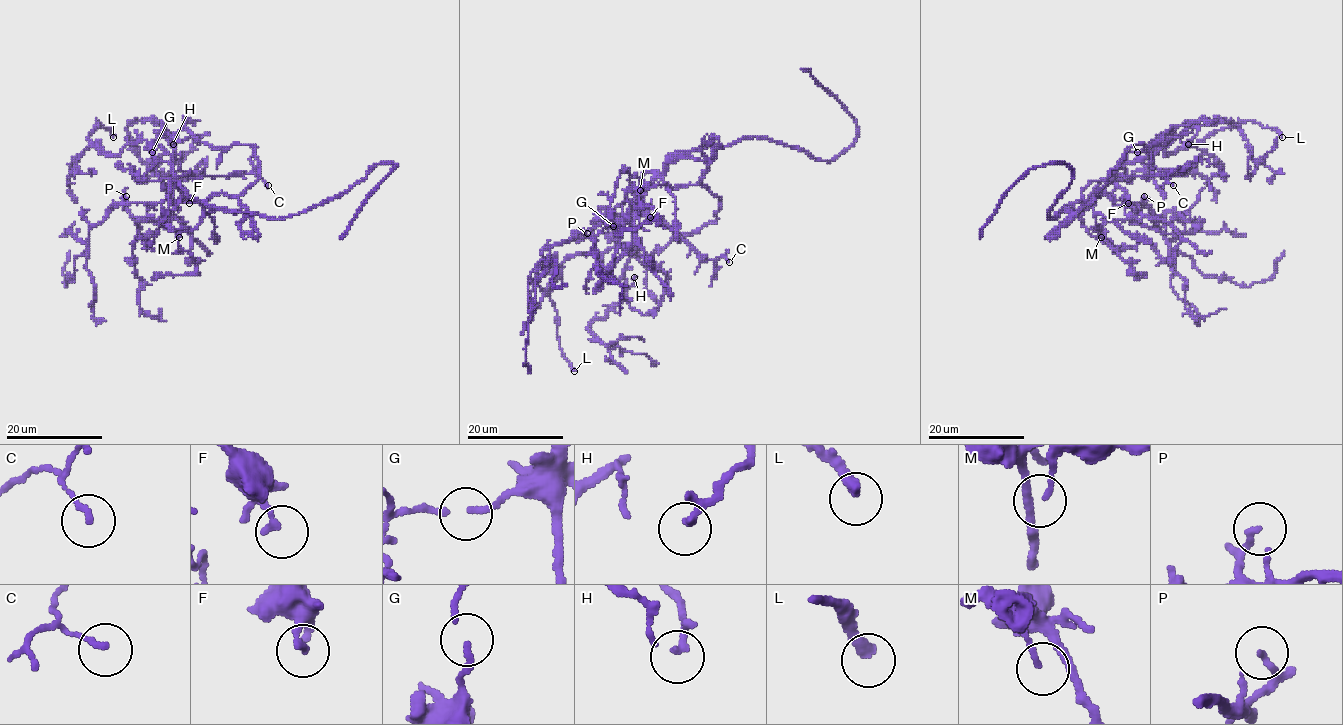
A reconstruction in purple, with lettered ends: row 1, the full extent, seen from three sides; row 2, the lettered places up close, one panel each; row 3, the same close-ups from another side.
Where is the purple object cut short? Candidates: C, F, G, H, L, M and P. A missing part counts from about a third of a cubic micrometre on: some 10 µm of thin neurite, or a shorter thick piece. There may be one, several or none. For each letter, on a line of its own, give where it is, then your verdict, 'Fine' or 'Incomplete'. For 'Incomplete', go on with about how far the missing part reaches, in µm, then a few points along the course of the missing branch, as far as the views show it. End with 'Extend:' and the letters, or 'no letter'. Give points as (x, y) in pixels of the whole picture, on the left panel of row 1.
C: Place: (268, 185). Fine
F: Place: (189, 203). Fine
G: Place: (152, 152). Fine
H: Place: (173, 144). Fine
L: Place: (113, 137). Fine
M: Place: (179, 237). Fine
P: Place: (126, 196). Fine
Extend: no letter

